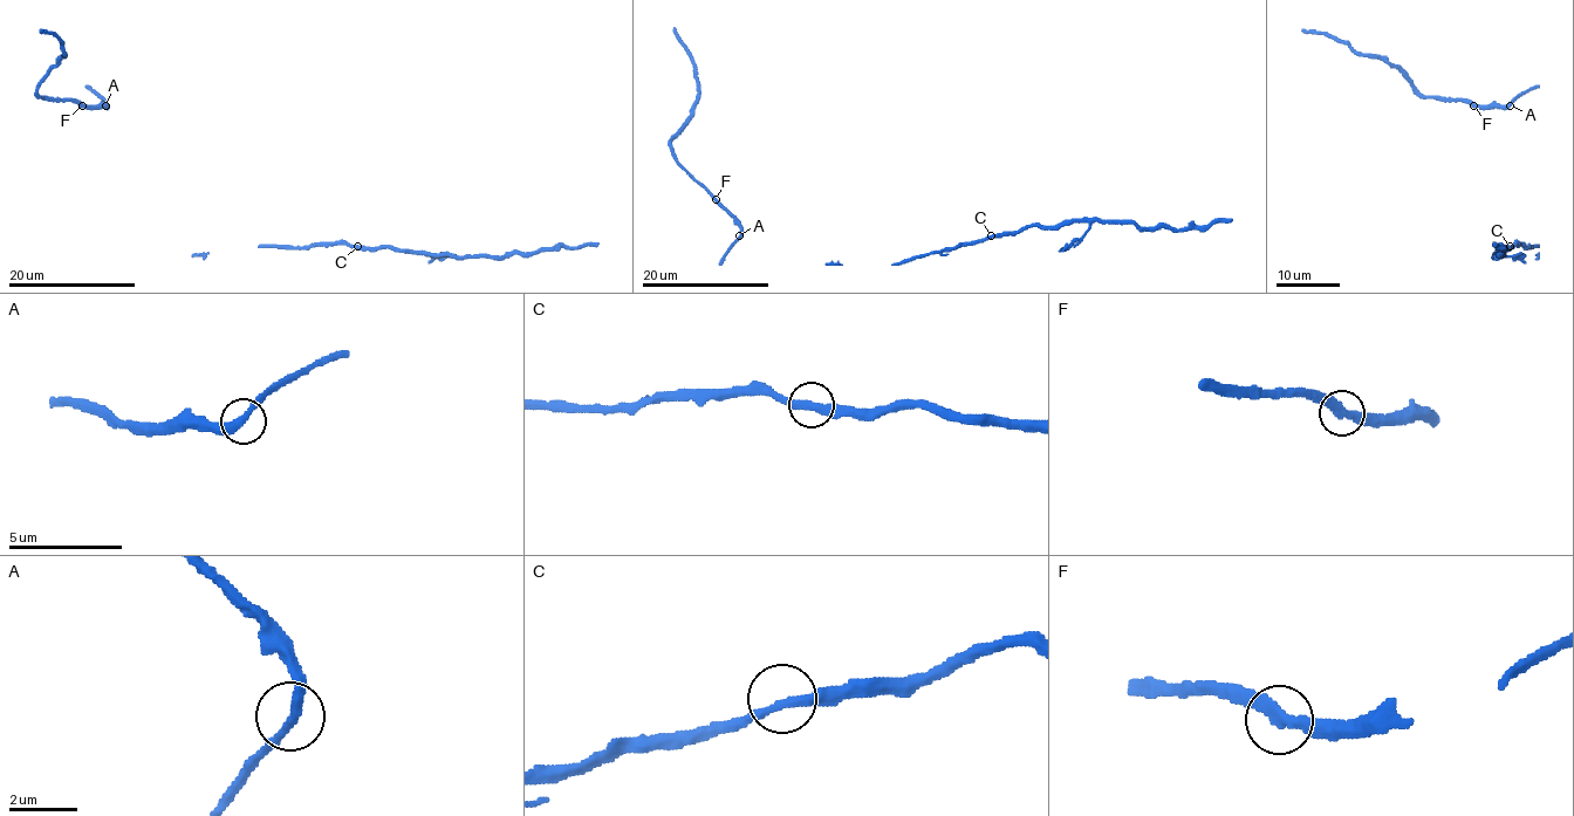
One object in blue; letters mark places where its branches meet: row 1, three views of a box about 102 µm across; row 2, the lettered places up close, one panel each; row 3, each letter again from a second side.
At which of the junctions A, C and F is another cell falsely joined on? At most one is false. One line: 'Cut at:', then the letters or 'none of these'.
Cut at: none of these

